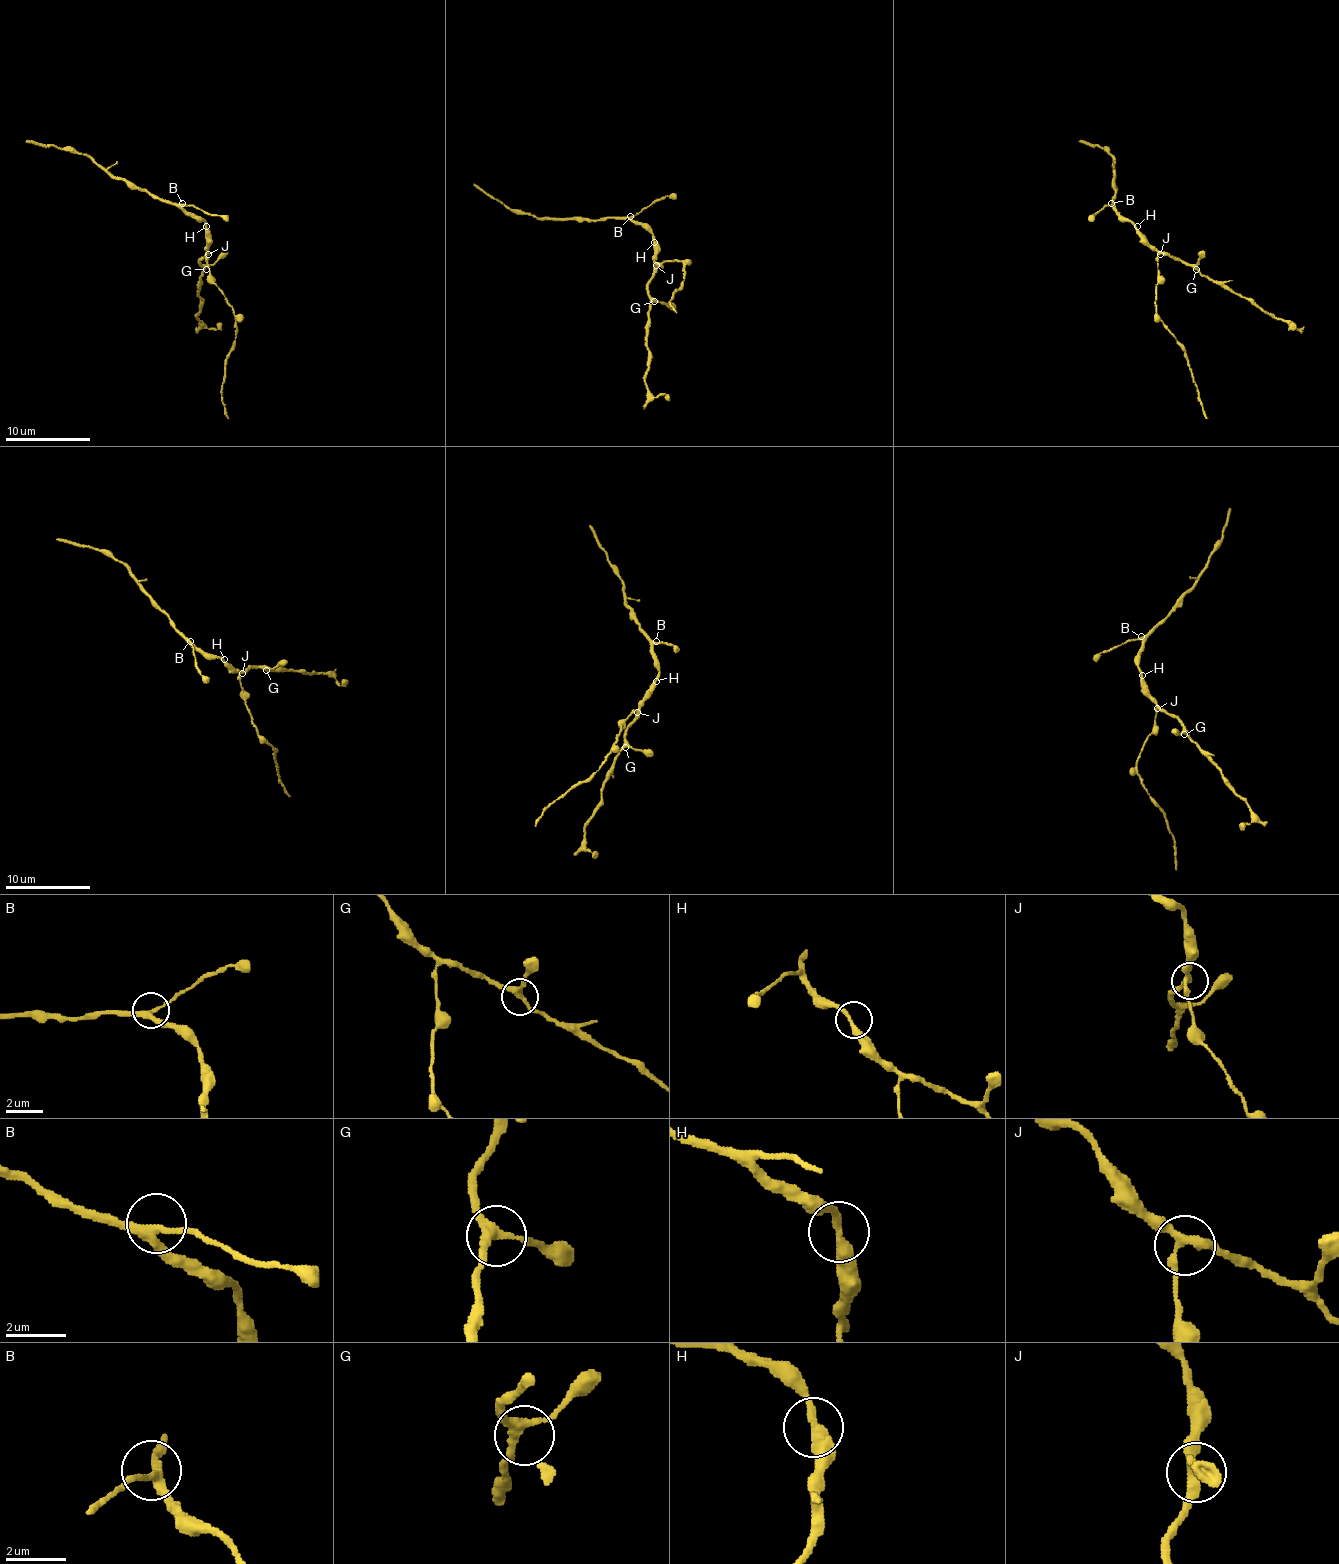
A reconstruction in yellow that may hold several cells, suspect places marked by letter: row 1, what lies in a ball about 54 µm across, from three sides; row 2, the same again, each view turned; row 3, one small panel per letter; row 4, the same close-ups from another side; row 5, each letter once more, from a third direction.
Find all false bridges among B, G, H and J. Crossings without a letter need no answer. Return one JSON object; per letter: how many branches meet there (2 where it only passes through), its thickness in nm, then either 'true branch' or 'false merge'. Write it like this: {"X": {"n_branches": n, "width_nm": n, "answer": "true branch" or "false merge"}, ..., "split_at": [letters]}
{"B": {"n_branches": 3, "width_nm": 260, "answer": "true branch"}, "G": {"n_branches": 3, "width_nm": 280, "answer": "true branch"}, "H": {"n_branches": 2, "width_nm": 300, "answer": "true branch"}, "J": {"n_branches": 3, "width_nm": 280, "answer": "true branch"}, "split_at": []}

